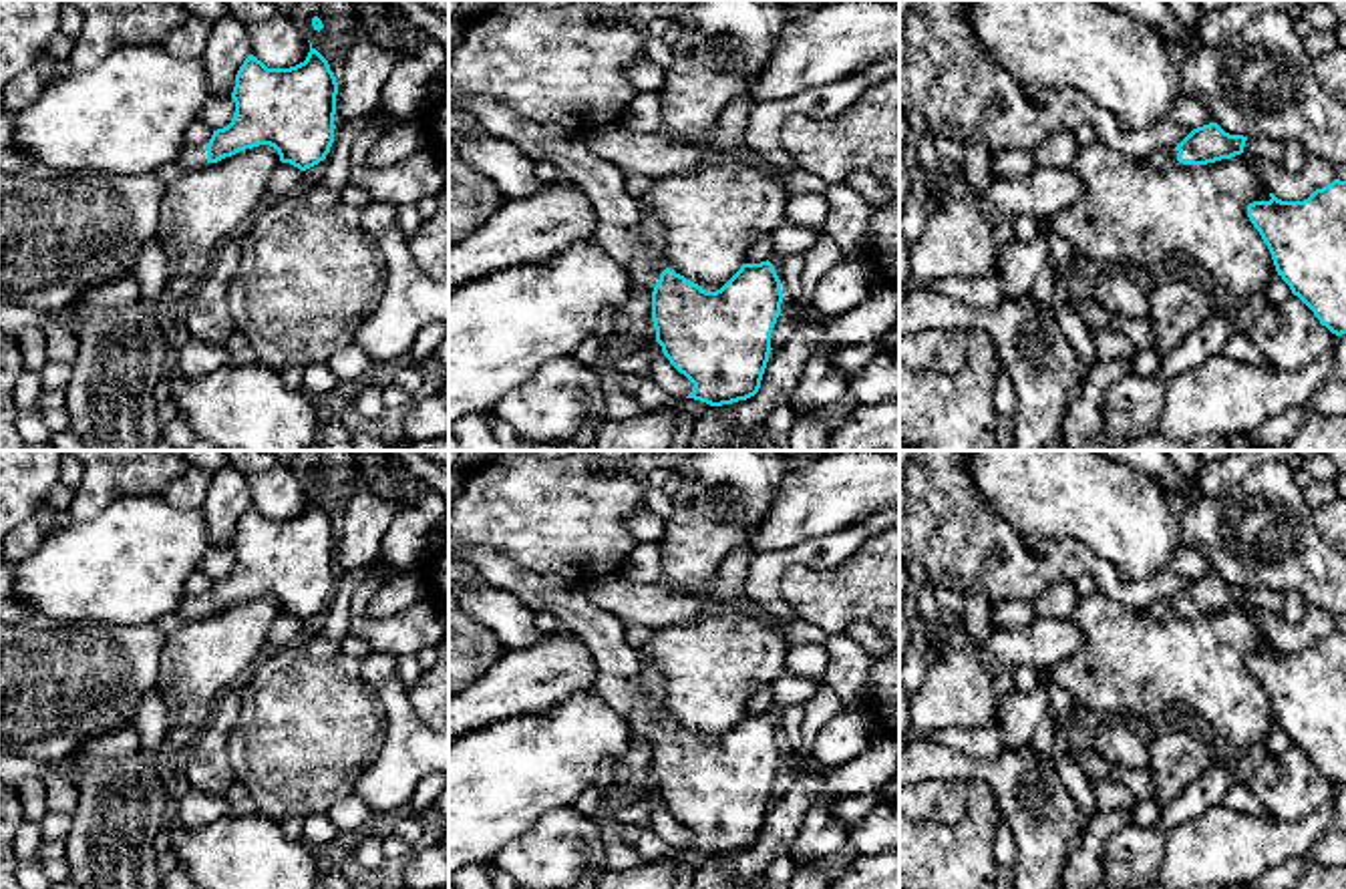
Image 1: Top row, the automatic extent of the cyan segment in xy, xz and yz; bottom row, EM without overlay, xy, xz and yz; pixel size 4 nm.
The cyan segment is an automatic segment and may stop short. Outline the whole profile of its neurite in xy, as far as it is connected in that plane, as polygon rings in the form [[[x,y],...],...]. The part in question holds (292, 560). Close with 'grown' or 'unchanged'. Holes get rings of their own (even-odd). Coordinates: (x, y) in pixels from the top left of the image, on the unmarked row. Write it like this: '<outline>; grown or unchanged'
[[[312,493],[306,511],[290,519],[268,519],[249,505],[235,525],[231,573],[213,581],[205,597],[183,597],[177,611],[193,621],[270,595],[282,613],[306,621],[334,593],[336,545],[336,527]]]; grown

